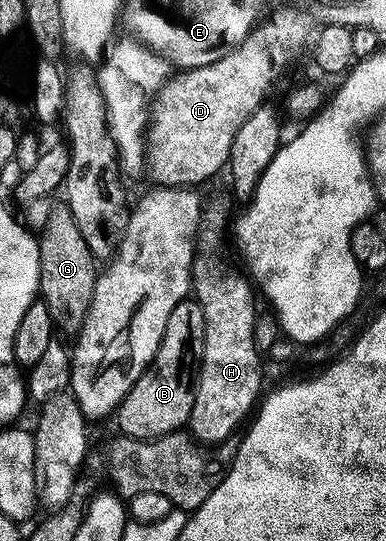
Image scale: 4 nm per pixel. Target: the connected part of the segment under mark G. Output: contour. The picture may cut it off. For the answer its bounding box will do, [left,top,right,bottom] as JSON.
[37,206,96,337]

